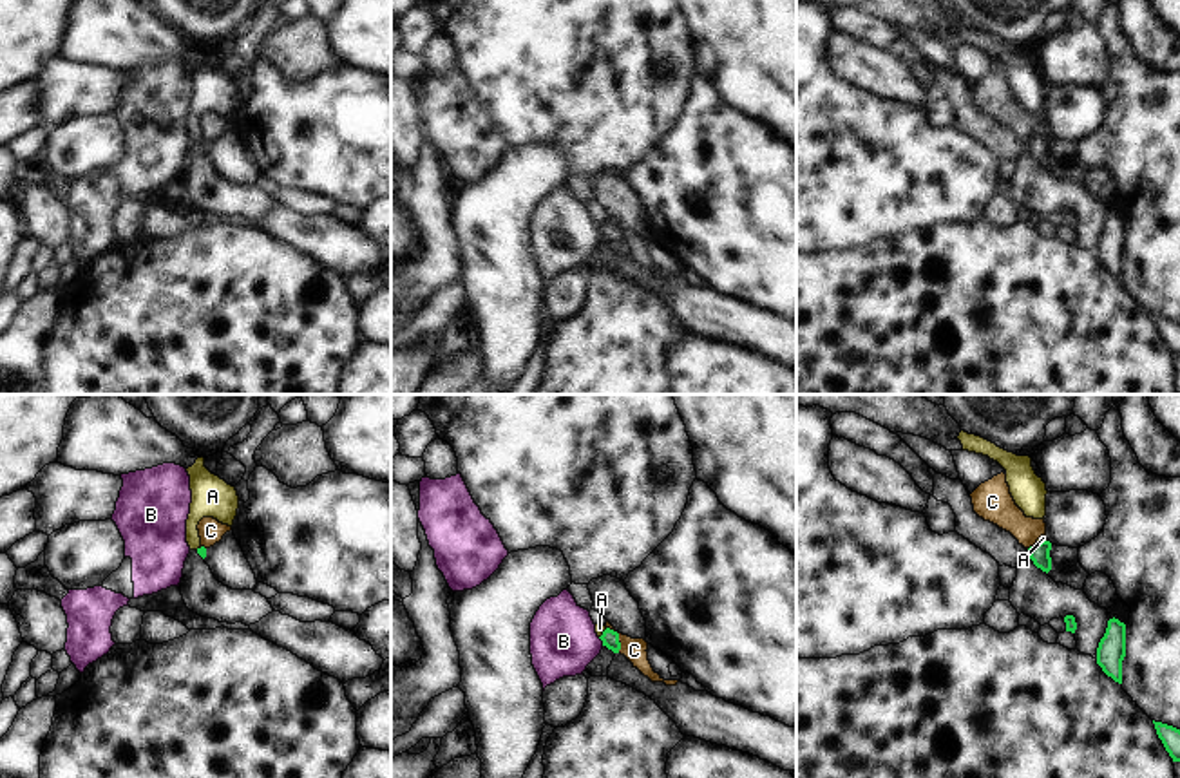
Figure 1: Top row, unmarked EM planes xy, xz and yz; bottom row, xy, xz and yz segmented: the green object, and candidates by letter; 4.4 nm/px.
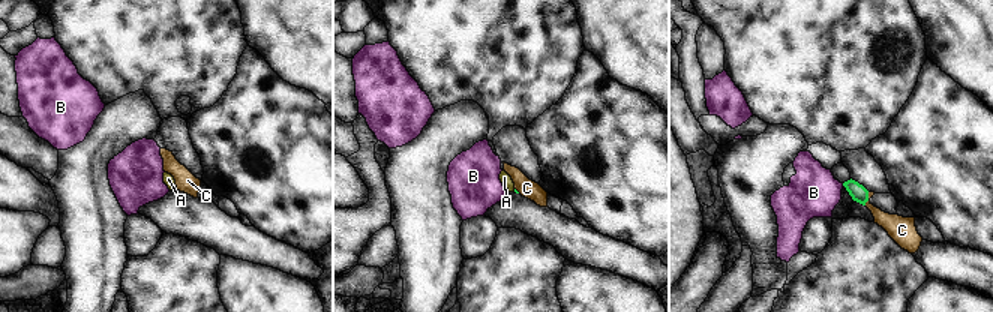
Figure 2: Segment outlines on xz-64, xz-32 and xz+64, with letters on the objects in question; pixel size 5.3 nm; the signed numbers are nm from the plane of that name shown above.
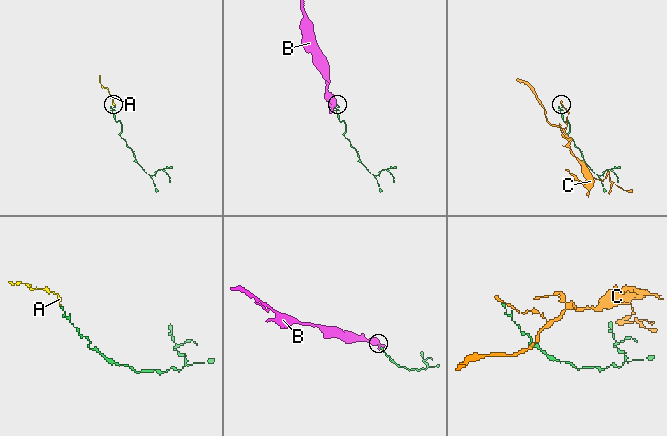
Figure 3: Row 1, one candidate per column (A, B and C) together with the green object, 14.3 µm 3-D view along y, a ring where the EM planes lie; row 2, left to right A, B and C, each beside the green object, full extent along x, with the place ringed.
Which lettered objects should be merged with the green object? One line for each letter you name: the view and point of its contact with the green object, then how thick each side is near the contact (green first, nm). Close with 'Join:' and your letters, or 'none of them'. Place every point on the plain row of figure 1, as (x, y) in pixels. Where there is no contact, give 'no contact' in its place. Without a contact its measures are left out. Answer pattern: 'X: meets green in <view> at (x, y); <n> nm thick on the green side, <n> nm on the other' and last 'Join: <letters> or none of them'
A: meets green in yz at (1041, 136); 90 nm thick on the green side, 30 nm on the other
Join: A

